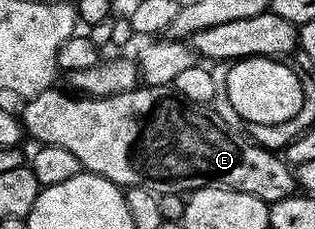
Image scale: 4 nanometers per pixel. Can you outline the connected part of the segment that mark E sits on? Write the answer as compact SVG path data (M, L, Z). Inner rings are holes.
M142 84L133 90L124 91L121 94L113 94L110 97L75 96L73 93L67 92L68 94L65 94L64 91L58 89L59 88L39 90L36 97L25 99L23 106L26 107L20 110L22 129L29 137L31 134L31 136L35 138L35 143L43 146L68 148L68 152L72 152L72 156L76 156L76 160L80 160L83 171L91 174L99 174L101 178L106 178L109 182L114 182L116 185L123 188L142 186L145 190L152 190L157 195L185 195L187 192L193 192L200 188L228 188L236 192L248 192L252 196L256 196L269 204L276 200L284 200L295 193L296 174L285 157L279 156L273 150L265 150L263 146L259 146L257 142L251 140L249 137L243 136L243 138L241 138L241 133L223 122L213 108L210 106L201 106L192 100L184 100L184 96L177 94L170 86L150 86Z

